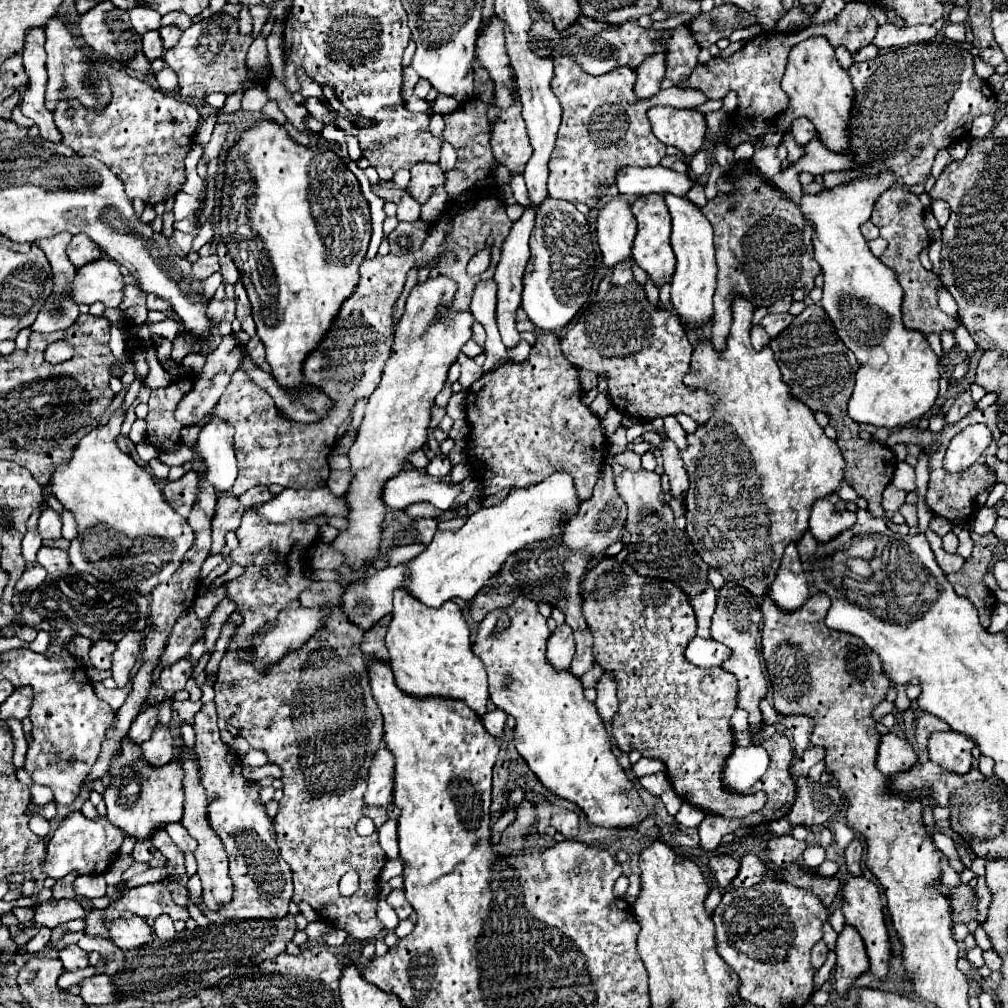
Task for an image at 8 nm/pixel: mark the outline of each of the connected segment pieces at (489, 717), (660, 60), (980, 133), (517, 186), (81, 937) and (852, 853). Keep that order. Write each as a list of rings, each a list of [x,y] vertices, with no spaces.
[[[495,709],[493,713],[485,713],[485,717],[483,717],[483,725],[493,737],[501,737],[503,735],[505,721],[507,721],[507,715],[503,711],[499,711],[499,709]]]
[[[659,45],[655,55],[651,55],[647,61],[643,61],[643,65],[639,65],[635,85],[637,97],[651,97],[661,89],[659,85],[665,75],[665,53],[667,51],[663,49],[663,45]]]
[[[981,115],[981,117],[977,117],[975,121],[973,121],[973,127],[971,127],[971,137],[975,137],[975,139],[983,139],[983,137],[987,137],[991,131],[993,131],[993,125],[995,125],[995,119],[993,119],[993,115]]]
[[[520,174],[513,176],[509,184],[516,202],[524,208],[529,207],[530,201],[528,198],[528,190],[523,175]]]
[[[67,931],[55,945],[53,943],[49,943],[53,949],[57,949],[57,951],[61,951],[65,945],[69,945],[69,943],[77,943],[81,949],[85,949],[87,953],[91,953],[91,951],[97,951],[105,961],[107,961],[107,969],[105,969],[105,973],[107,975],[115,975],[119,969],[123,969],[123,959],[125,959],[125,955],[123,955],[123,951],[117,947],[117,945],[113,945],[109,939],[103,939],[103,937],[87,937],[85,933],[73,933],[73,931]]]
[[[855,837],[849,847],[845,849],[845,861],[847,861],[847,867],[853,875],[861,875],[861,867],[859,867],[859,861],[861,861],[861,855],[863,855],[863,845],[861,841]]]

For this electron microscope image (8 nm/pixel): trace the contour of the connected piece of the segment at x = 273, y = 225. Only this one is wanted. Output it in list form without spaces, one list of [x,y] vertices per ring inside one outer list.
[[[263,121],[261,125],[247,129],[241,135],[241,139],[237,141],[237,145],[227,153],[225,185],[223,185],[223,193],[221,193],[221,221],[217,225],[217,231],[221,235],[221,241],[227,245],[229,255],[233,257],[237,269],[241,271],[241,281],[243,281],[247,295],[251,299],[251,305],[253,305],[253,319],[257,325],[257,335],[267,349],[267,361],[273,369],[271,375],[275,377],[275,381],[281,389],[291,391],[291,393],[301,391],[303,389],[301,385],[307,385],[307,381],[303,379],[303,361],[307,359],[307,353],[311,353],[311,349],[315,349],[315,345],[319,345],[323,335],[327,335],[335,317],[339,315],[343,301],[347,297],[351,297],[351,291],[355,291],[355,285],[359,283],[359,265],[365,259],[365,253],[369,247],[371,215],[369,215],[369,205],[367,205],[365,197],[361,195],[357,177],[345,167],[345,163],[331,149],[299,145],[297,141],[293,141],[289,137],[289,133],[281,125],[277,125],[273,121]]]

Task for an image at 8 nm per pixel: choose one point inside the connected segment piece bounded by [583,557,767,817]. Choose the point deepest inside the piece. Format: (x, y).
(669, 709)

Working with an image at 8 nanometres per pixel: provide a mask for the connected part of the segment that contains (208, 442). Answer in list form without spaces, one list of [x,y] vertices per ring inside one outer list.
[[[213,415],[211,421],[203,425],[199,439],[197,439],[197,453],[203,457],[203,463],[207,467],[205,479],[215,487],[217,493],[229,491],[233,487],[235,477],[237,477],[237,459],[235,459],[235,453],[233,453],[233,433],[235,431],[231,429],[231,425],[227,421]]]

